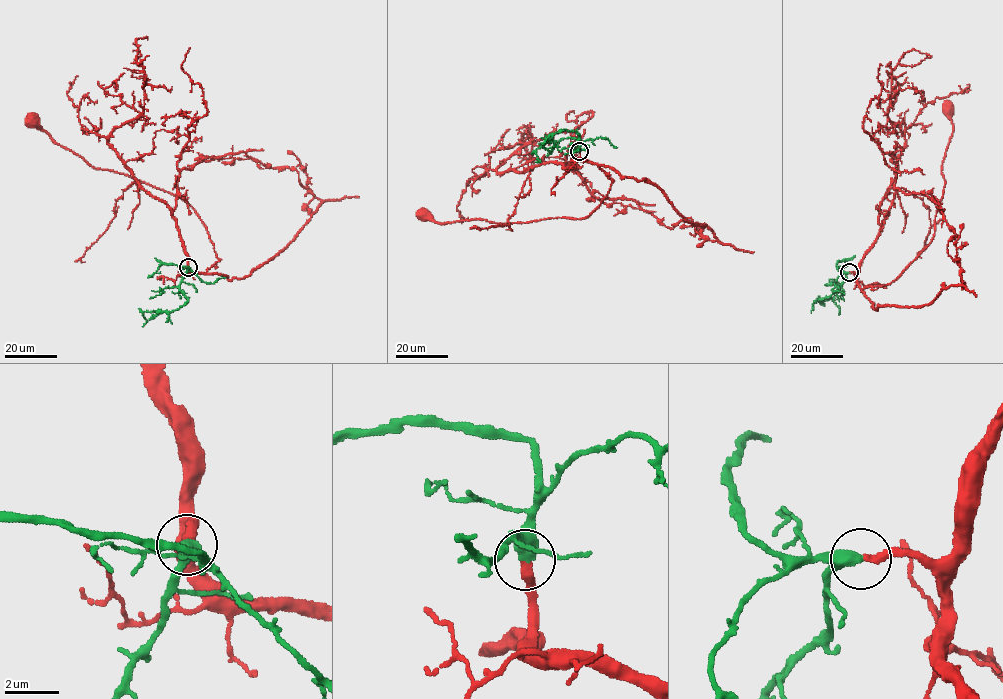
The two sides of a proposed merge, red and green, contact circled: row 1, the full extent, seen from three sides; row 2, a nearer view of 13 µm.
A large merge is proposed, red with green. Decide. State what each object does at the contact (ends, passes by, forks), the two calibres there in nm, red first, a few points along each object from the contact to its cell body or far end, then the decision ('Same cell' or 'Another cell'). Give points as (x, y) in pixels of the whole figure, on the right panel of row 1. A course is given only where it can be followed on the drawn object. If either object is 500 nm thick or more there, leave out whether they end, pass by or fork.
At the ring red ends. At the ring green passes by. Thickness 300 nm (red) against 360 nm. Course of red: (849, 273), (856, 275), (861, 288), (885, 286), (933, 237), (944, 190), (942, 163), (953, 129), (947, 109). Course of green: (849, 273), (836, 292), (814, 301), (830, 297), (838, 307), (838, 315). Same cell

